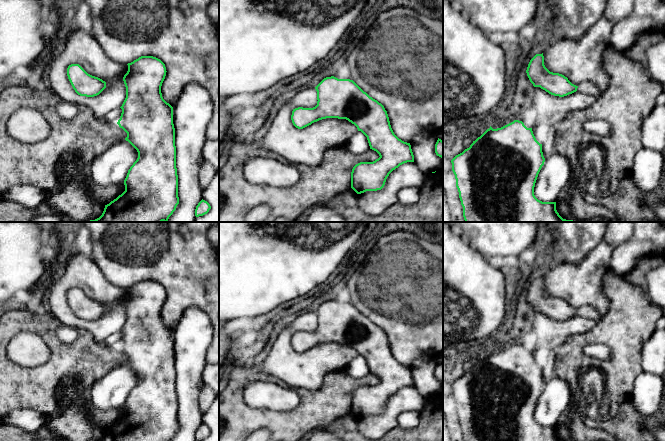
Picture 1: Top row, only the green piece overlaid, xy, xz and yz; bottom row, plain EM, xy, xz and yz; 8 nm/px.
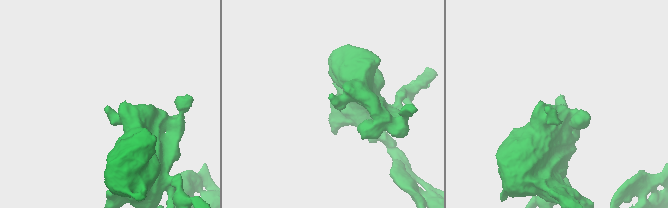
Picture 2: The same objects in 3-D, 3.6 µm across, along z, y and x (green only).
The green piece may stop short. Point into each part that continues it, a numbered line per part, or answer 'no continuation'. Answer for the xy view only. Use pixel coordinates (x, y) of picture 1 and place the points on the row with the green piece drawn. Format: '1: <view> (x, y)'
1: xy (81, 47)

